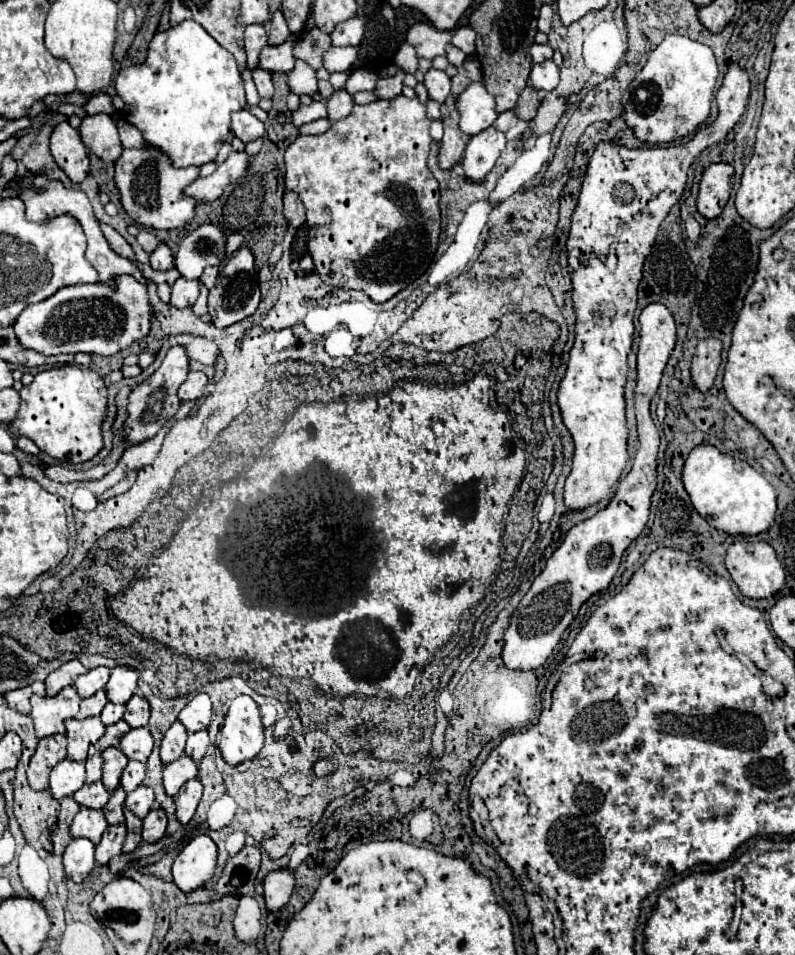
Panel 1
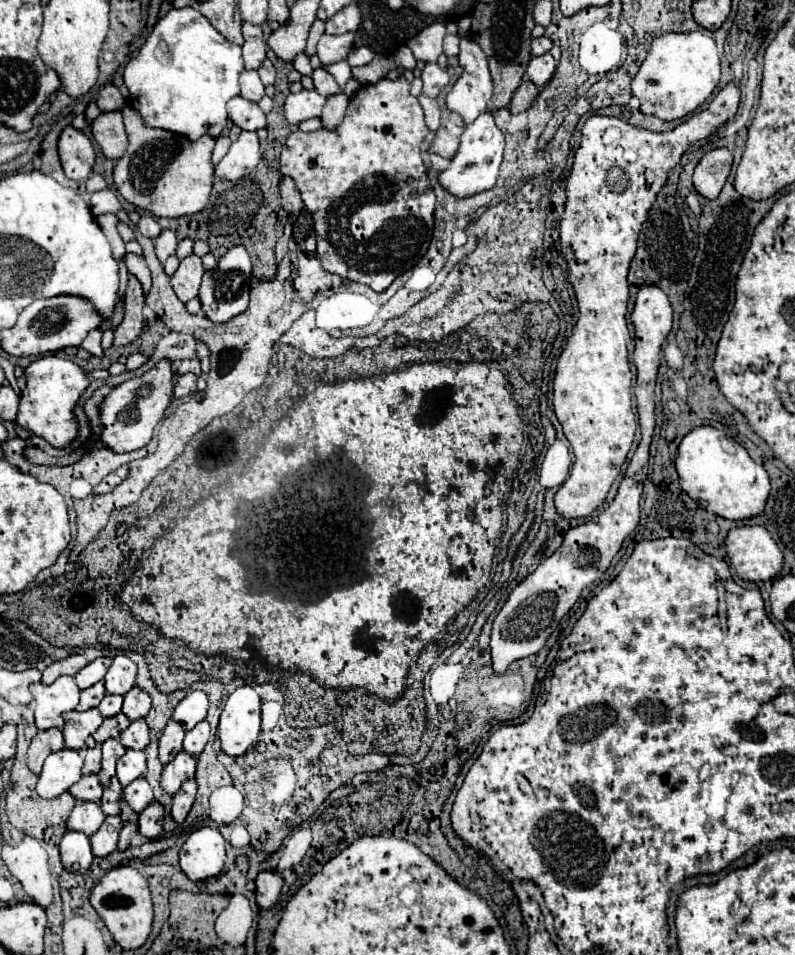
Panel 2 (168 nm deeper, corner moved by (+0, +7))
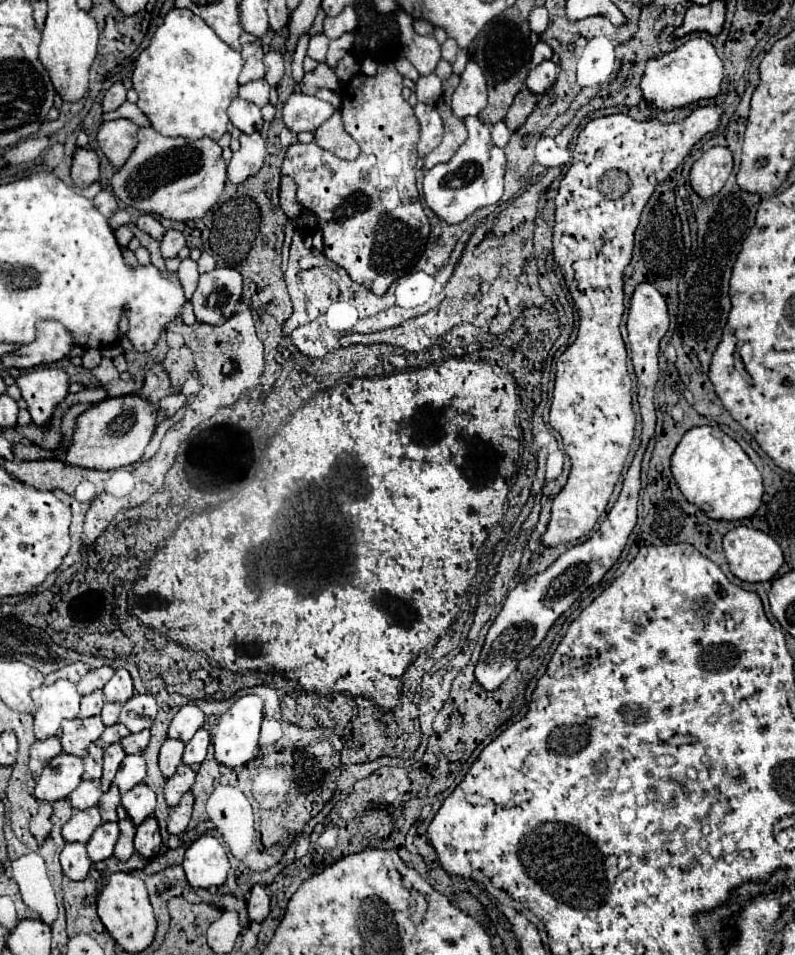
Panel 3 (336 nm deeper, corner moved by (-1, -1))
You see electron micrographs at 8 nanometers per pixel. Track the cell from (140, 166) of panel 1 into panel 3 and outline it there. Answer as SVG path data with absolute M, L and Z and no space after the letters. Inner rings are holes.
M153 127L139 129L137 137L139 137L139 143L135 151L111 179L113 193L129 207L135 207L145 213L155 213L165 219L173 219L173 221L201 219L219 201L219 195L223 193L227 183L227 163L223 161L221 147L209 137L201 137L197 141L191 141L185 137L177 137L177 139L163 137Z

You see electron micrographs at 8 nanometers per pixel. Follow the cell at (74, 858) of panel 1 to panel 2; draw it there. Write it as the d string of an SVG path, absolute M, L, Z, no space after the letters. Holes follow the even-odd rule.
M66 831L60 841L60 857L66 871L84 873L94 859L90 837L82 835L80 831Z

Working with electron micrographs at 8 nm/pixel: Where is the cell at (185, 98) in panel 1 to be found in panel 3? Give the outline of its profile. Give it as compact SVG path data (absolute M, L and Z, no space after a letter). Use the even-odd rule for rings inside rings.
M171 9L163 25L155 31L147 49L141 51L133 71L133 87L139 93L137 107L151 119L153 129L165 137L187 137L201 139L211 137L219 141L227 131L227 107L237 97L237 77L243 69L241 53L225 45L215 31L193 11L189 9Z

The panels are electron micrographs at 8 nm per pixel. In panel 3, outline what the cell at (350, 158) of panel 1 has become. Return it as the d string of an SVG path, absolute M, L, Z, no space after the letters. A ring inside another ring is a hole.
M381 63L375 75L369 77L357 73L347 83L343 83L339 91L343 127L361 147L361 153L355 161L341 161L313 141L307 145L293 143L287 149L281 167L281 173L293 177L297 183L297 201L319 217L325 257L341 265L355 283L365 285L375 295L383 295L393 281L413 271L425 251L429 237L429 221L415 187L419 121L413 115L411 105L401 95L401 81L403 77L393 63Z

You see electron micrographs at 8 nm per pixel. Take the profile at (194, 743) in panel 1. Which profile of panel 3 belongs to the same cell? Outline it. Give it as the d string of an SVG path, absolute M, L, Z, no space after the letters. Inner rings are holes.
M199 729L195 733L195 737L185 745L185 753L183 753L183 763L197 767L203 763L205 755L207 755L207 747L209 747L209 733L205 729Z

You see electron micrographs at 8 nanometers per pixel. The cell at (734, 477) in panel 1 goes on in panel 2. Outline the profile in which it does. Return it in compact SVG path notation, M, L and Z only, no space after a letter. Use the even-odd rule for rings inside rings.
M716 427L692 429L678 447L676 471L680 487L708 513L730 521L750 519L764 511L770 495L770 477L766 469L750 459L744 447Z

